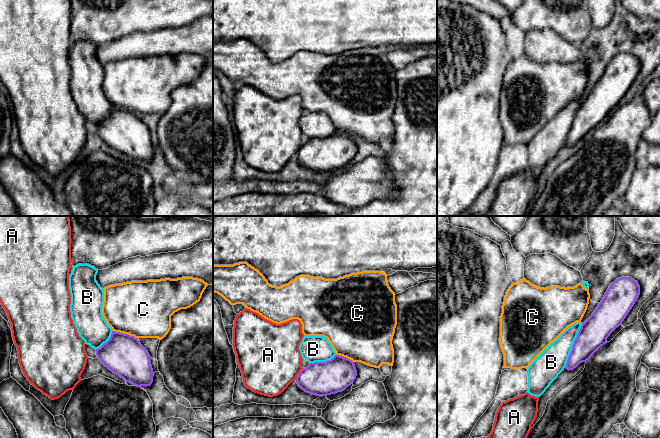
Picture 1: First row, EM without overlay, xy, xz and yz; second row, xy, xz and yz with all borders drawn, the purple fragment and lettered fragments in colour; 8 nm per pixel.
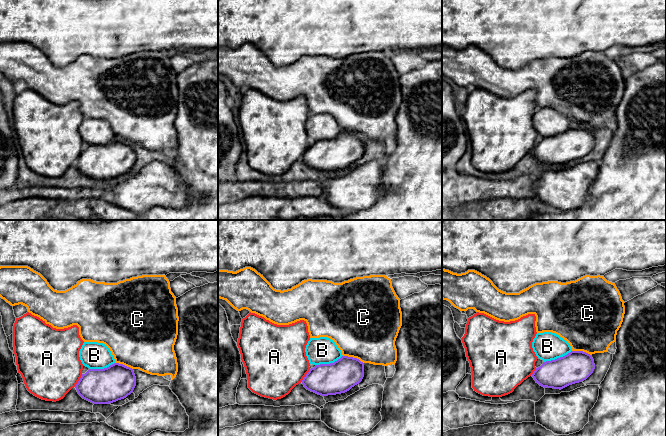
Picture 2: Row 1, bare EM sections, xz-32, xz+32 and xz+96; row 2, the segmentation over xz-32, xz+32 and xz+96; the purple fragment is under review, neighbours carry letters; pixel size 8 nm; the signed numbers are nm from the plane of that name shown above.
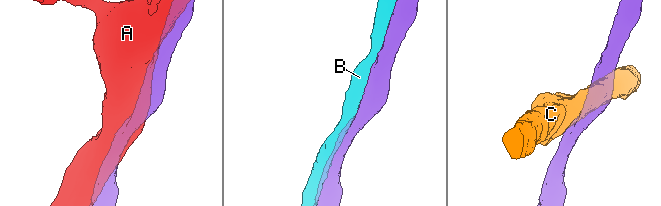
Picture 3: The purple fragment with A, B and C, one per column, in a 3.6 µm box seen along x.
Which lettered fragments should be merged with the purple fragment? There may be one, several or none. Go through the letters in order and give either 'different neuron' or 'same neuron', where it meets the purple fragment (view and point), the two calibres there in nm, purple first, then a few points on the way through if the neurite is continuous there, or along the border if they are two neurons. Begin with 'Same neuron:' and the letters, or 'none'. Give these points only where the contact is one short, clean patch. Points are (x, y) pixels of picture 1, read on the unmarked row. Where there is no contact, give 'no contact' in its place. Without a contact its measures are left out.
Same neuron: B
A: different neuron; contact xz (298, 150); calibres 280 and 480 nm
B: same neuron; contact yz (573, 121); calibres 240 and 220 nm
C: different neuron; contact xy (125, 110); calibres 320 and 460 nm; border xy (113, 106), (133, 111), (137, 115)

